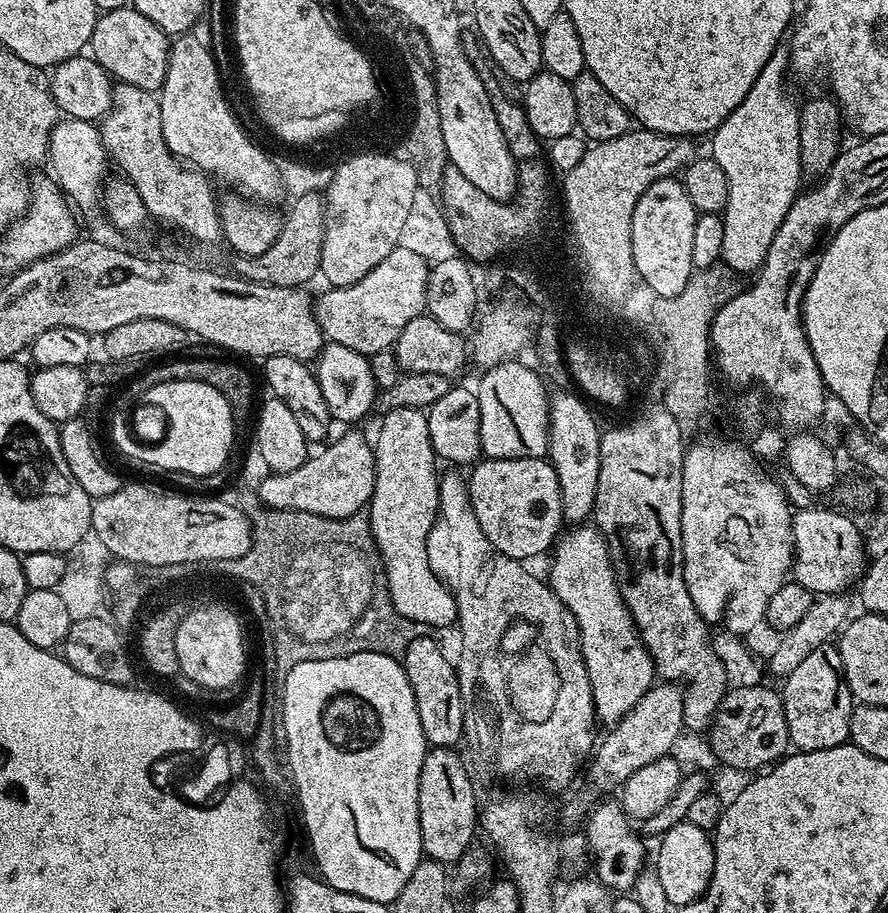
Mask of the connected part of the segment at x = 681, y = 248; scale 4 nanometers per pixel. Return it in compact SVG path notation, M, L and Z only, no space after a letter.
M669 178L654 182L644 191L634 206L634 218L630 226L632 257L638 274L656 292L657 296L677 296L693 274L692 249L697 210L690 202L683 183Z

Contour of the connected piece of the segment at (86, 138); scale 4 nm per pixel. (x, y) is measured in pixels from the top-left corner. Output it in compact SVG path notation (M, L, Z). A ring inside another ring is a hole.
M57 119L48 143L47 171L61 192L68 197L77 213L92 212L101 207L102 189L106 184L104 175L110 167L107 150L100 140L99 127L91 120Z

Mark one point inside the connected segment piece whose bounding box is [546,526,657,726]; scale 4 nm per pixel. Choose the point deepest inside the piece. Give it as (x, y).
(620, 669)

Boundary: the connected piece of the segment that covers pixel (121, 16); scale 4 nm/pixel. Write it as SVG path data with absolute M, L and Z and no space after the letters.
M125 6L110 8L97 15L90 55L107 70L113 81L156 94L164 87L169 47L168 33L154 26L154 22L150 22L150 18L146 18L146 14L137 8Z

